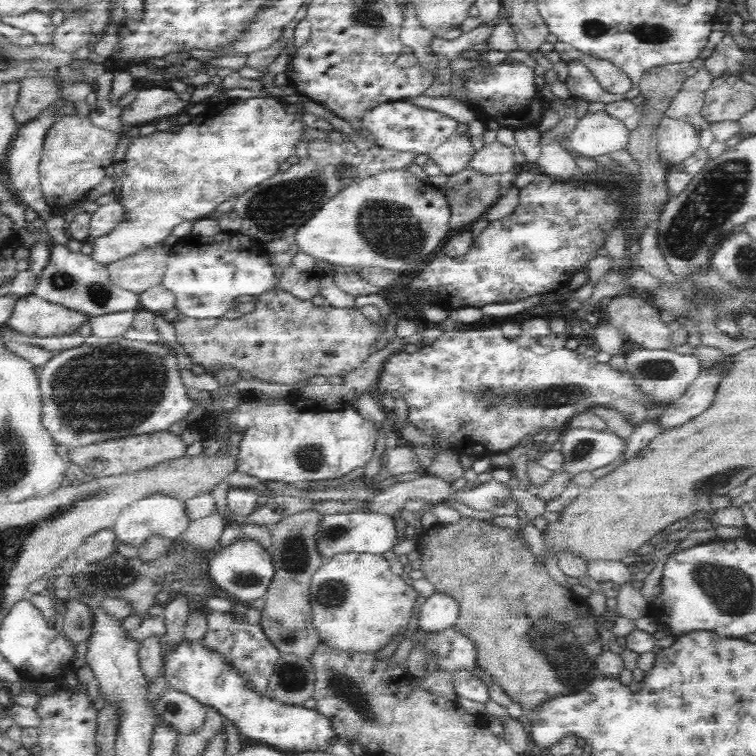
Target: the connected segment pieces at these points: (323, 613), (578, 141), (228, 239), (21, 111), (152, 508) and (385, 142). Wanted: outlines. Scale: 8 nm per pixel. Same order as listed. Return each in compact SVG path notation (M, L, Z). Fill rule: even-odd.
M336 554L314 573L310 584L313 621L319 637L340 650L372 652L384 648L397 631L405 631L412 608L420 595L405 584L400 575L394 574L382 554Z
M605 112L587 113L570 134L573 150L580 156L598 158L624 150L630 131Z
M220 231L212 237L184 237L168 250L169 258L161 285L175 296L178 314L193 319L222 318L236 298L266 294L278 285L276 256L266 252L251 234Z
M50 76L24 77L21 82L19 99L13 109L16 123L26 124L34 121L42 112L54 106L58 96L60 83Z
M158 494L129 504L118 516L113 529L117 544L138 549L140 546L144 546L146 540L152 538L152 536L162 536L162 538L168 538L168 540L176 540L189 526L184 508L184 501L176 501L176 498L159 496Z
M410 101L388 102L364 114L363 122L372 141L380 147L399 153L429 154L457 135L458 122L428 108L414 106Z

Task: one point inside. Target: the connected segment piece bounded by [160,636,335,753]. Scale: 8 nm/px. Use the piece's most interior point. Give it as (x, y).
(203, 673)

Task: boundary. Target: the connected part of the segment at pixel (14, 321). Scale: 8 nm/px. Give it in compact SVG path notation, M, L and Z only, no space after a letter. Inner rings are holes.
M33 293L19 297L15 307L10 314L10 318L6 320L4 326L9 326L12 330L26 334L26 336L56 336L67 333L77 332L76 330L83 324L89 322L86 315L70 310L61 304L52 304L48 300L44 300Z

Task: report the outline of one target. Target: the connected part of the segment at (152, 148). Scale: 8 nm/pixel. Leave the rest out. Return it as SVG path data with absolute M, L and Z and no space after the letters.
M266 96L266 97L251 97L248 99L236 99L230 101L230 106L224 106L222 112L214 114L214 116L202 117L200 120L194 120L186 125L182 125L182 129L178 132L171 132L170 130L159 129L155 133L145 137L134 137L128 145L128 149L125 152L123 159L124 171L121 176L122 184L120 188L120 195L118 202L122 205L124 209L124 214L120 218L120 222L116 223L116 226L112 230L108 231L108 234L95 238L92 244L92 254L89 258L92 258L97 264L108 266L112 262L118 262L124 258L130 258L134 254L140 254L144 252L143 250L148 250L156 248L156 246L161 246L162 241L166 240L174 228L176 228L182 222L193 222L203 219L204 217L213 216L216 214L216 208L218 204L234 198L250 190L252 186L256 186L264 180L268 180L270 176L278 172L278 167L280 164L286 161L286 159L293 154L293 147L298 142L298 140L307 140L303 138L303 130L306 127L301 123L301 118L299 114L288 114L283 109L283 102L279 99Z

